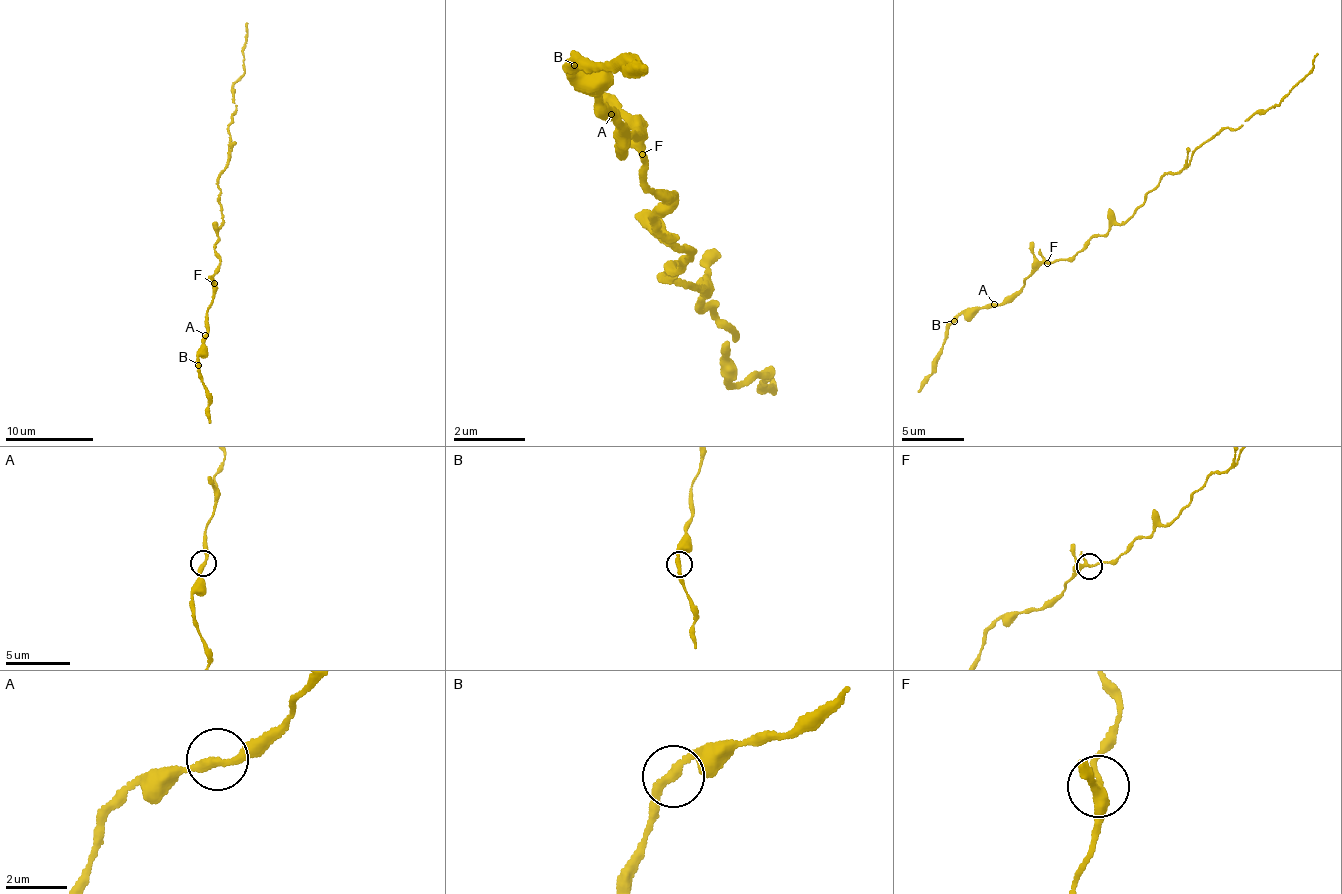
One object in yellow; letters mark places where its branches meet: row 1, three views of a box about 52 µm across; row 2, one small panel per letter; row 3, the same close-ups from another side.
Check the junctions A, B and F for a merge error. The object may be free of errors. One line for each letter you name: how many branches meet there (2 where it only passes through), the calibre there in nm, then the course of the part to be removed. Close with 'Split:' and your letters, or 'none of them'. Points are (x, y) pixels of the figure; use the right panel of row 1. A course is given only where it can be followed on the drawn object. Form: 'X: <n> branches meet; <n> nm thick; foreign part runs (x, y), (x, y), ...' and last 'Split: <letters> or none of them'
Split: none of them

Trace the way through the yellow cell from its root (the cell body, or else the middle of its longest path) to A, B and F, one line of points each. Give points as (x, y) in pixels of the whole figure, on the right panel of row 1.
A: (1121, 224), (1096, 235), (1079, 252), (1045, 262), (1039, 270), (1024, 279), (1024, 285), (1017, 292), (994, 304)
B: (1121, 224), (1096, 235), (1079, 252), (1045, 262), (1004, 300), (974, 308), (953, 321)
F: (1121, 224), (1096, 235), (1079, 252), (1048, 264)

